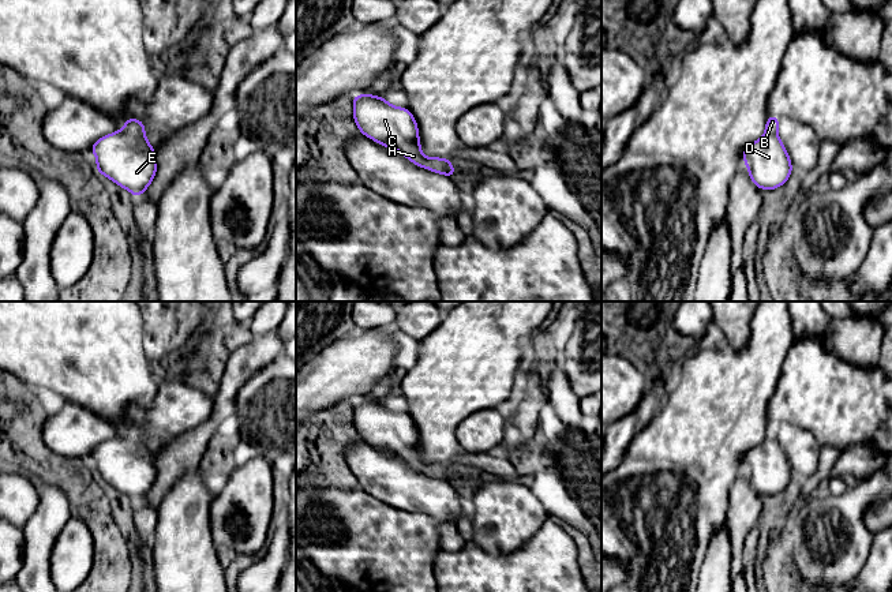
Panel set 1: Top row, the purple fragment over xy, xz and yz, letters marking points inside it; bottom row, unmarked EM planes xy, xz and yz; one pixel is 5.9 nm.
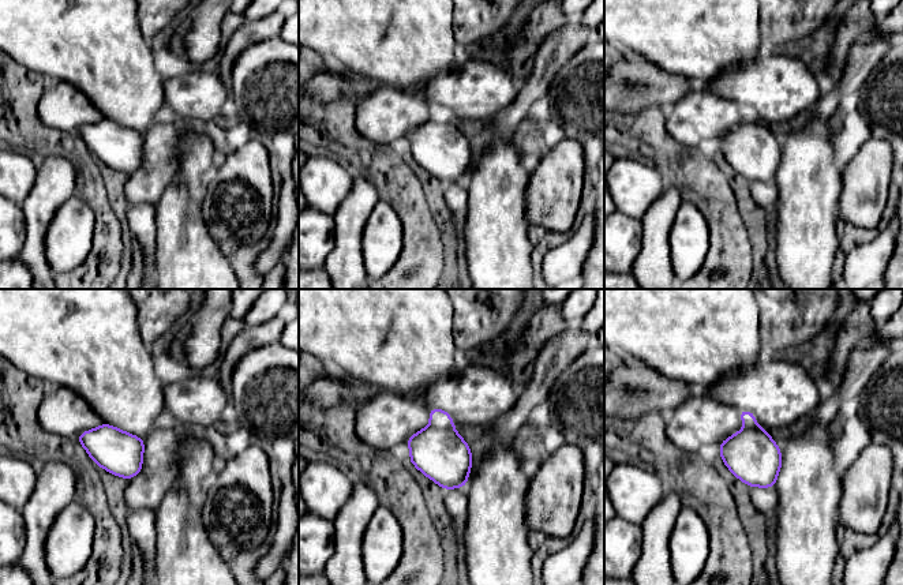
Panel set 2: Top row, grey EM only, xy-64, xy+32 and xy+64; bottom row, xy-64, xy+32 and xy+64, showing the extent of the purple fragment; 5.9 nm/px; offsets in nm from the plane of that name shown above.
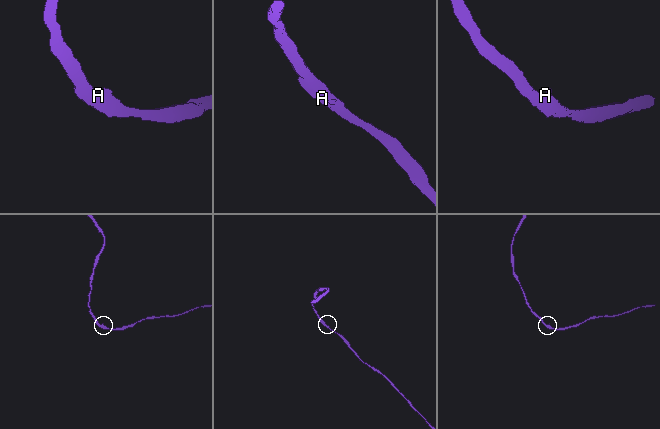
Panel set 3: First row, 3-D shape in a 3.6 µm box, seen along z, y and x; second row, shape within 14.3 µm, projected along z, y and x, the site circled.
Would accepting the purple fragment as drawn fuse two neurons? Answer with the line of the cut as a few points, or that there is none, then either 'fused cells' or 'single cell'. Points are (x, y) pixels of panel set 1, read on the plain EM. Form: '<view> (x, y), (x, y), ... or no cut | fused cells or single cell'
no cut | single cell

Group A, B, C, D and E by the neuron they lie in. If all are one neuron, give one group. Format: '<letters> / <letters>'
A B C D E

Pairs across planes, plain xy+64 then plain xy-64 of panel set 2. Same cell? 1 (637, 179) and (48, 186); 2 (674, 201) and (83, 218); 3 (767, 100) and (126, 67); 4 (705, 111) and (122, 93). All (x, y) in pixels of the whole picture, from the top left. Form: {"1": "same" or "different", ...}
{"1": "different", "2": "different", "3": "different", "4": "different"}

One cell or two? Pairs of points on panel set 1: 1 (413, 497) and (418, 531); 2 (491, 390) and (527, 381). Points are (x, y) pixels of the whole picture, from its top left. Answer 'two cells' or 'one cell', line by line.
1: two cells
2: two cells

